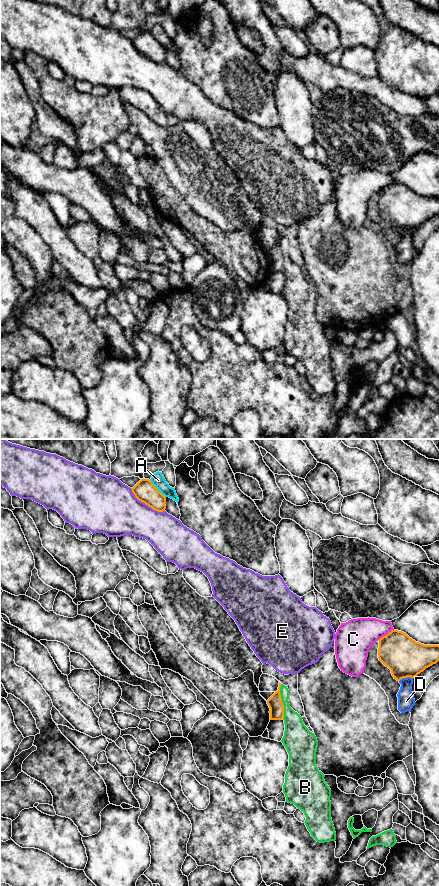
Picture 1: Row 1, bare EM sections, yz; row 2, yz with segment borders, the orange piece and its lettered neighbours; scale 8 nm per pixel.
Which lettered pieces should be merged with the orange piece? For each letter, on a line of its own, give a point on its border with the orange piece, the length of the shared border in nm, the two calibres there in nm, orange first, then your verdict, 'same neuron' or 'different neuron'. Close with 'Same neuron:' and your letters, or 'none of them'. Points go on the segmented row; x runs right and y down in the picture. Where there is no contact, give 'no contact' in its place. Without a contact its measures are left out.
A: meets orange in yz at (156, 488); contact 200 nm long; 170 nm thick on the orange side, 110 nm on the other; different neuron
B: meets orange in yz at (281, 701); contact 280 nm long; 120 nm thick on the orange side, 160 nm on the other; different neuron
C: meets orange in yz at (385, 635); contact 150 nm long; 320 nm thick on the orange side, 300 nm on the other; different neuron
D: meets orange in yz at (405, 677); contact 120 nm long; 320 nm thick on the orange side, 140 nm on the other; different neuron
E: meets orange in yz at (146, 504); contact 340 nm long; 170 nm thick on the orange side, 380 nm on the other; different neuron
Same neuron: none of them

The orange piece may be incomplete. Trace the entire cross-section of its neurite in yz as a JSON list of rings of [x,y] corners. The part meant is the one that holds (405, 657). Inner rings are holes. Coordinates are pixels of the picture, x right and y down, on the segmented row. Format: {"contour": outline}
{"contour": [[[392,630],[379,639],[378,658],[391,670],[397,681],[403,678],[414,678],[426,668],[439,661],[439,645],[424,645],[410,638],[406,633]]]}

